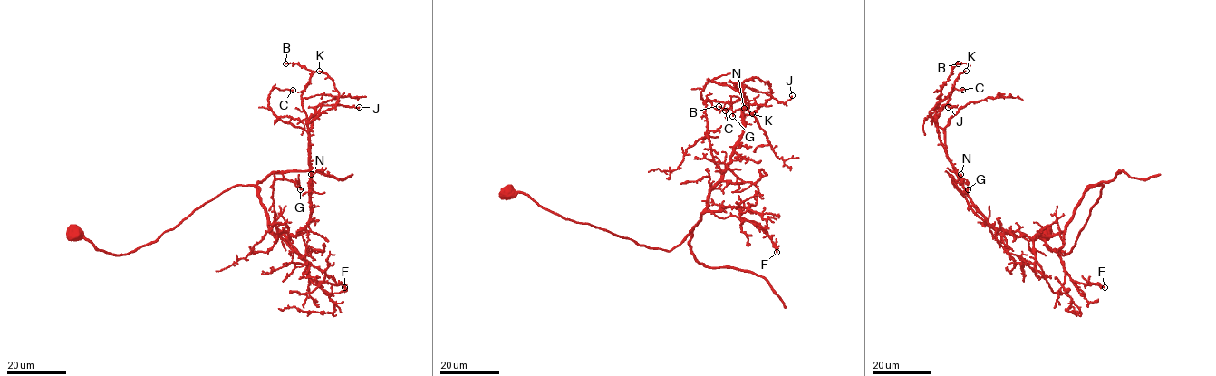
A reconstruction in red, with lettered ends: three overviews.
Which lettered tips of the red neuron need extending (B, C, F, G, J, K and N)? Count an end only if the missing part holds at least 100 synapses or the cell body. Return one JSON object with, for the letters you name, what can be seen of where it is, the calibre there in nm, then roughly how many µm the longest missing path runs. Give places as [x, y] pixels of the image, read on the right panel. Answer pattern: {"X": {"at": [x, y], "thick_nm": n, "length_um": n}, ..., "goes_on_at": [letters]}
{"goes_on_at": []}

